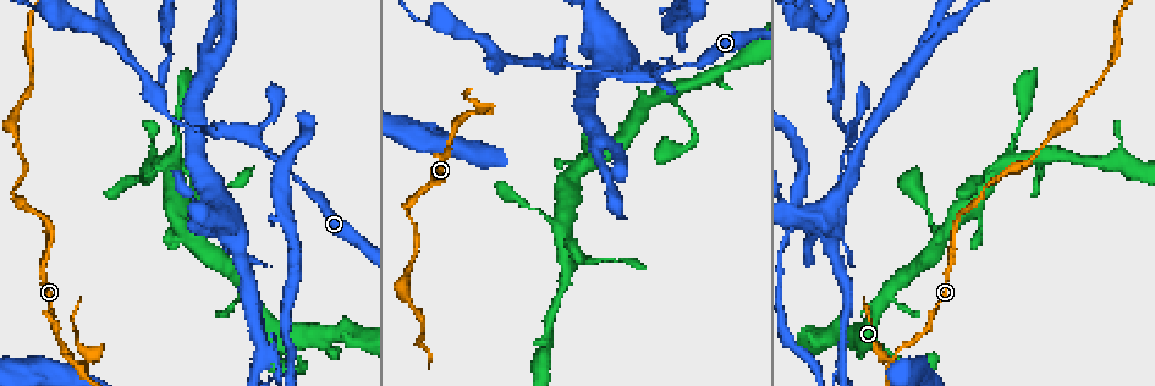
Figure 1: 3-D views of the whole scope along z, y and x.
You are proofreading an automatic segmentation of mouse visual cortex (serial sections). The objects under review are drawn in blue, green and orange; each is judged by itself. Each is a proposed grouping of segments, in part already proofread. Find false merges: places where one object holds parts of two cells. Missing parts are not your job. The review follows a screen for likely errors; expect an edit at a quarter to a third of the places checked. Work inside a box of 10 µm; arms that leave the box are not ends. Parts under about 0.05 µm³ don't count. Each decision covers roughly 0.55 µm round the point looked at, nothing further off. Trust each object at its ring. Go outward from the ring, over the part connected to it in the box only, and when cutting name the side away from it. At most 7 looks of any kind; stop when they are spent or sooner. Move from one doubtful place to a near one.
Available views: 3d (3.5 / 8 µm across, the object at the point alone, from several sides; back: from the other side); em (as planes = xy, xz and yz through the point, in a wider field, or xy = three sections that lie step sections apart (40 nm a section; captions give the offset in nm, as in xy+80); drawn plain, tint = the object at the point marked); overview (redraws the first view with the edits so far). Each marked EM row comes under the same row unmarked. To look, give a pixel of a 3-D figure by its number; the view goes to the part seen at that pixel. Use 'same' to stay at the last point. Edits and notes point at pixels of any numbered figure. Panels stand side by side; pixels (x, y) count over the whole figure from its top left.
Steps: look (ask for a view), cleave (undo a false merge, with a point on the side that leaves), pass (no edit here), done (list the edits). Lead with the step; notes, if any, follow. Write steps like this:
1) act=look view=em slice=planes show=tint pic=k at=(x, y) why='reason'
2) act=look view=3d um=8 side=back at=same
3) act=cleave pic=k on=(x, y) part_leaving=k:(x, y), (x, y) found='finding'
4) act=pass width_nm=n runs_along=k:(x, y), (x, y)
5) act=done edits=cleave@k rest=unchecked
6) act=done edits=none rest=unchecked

act=look view=3d um=3.5 side=back pic=1 at=(89, 362) why='narrows sharply'

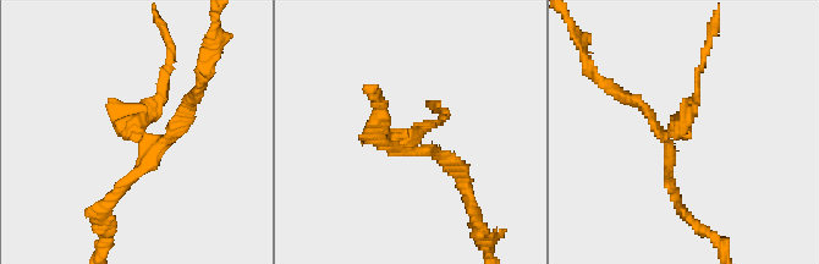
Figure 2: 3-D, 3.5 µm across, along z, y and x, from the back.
act=look view=em slice=xy step=3 show=tint pic=2 at=(665, 135) why='shape alone is not enough'

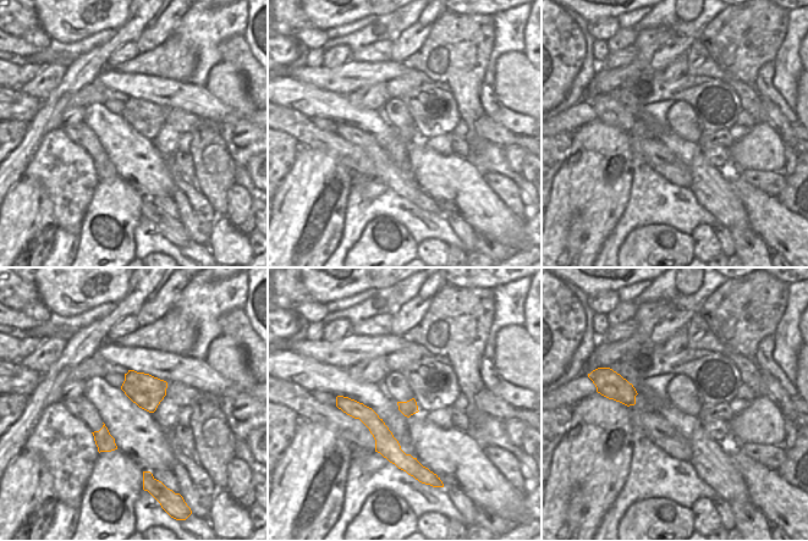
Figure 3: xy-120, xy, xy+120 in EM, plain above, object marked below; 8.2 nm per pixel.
act=look view=em slice=xy step=5 show=tint at=same why='cut it another way'

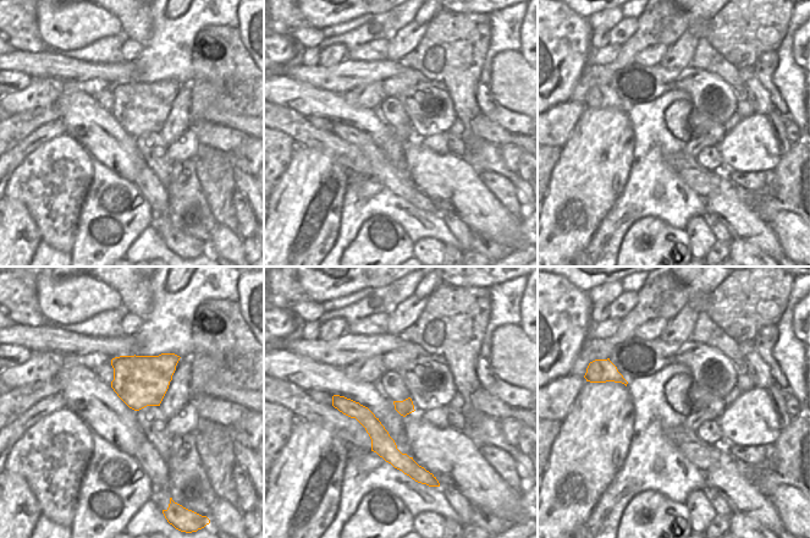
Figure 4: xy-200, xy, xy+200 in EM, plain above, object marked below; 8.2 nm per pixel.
act=cleave pic=2 on=(686, 115) part_leaving=2:(668, 136), (696, 102), (708, 38) found='a second cell is stuck on'

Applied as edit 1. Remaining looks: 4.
act=look view=3d um=3.5 pic=1 at=(648, 77) why='three-way junction'

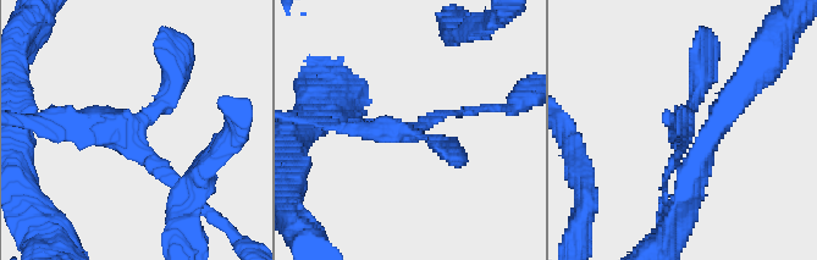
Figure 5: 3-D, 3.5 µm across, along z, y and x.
act=look view=em slice=xy step=2 show=tint pic=5 at=(683, 143) arms=3 arm_widths_nm=100,150,250

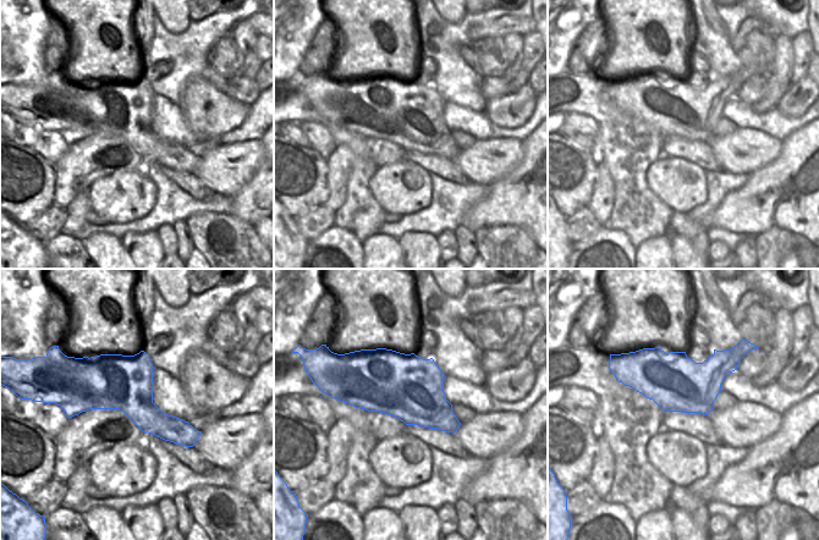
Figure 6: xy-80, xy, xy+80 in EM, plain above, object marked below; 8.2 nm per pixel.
act=look view=em slice=xy step=3 show=tint at=same

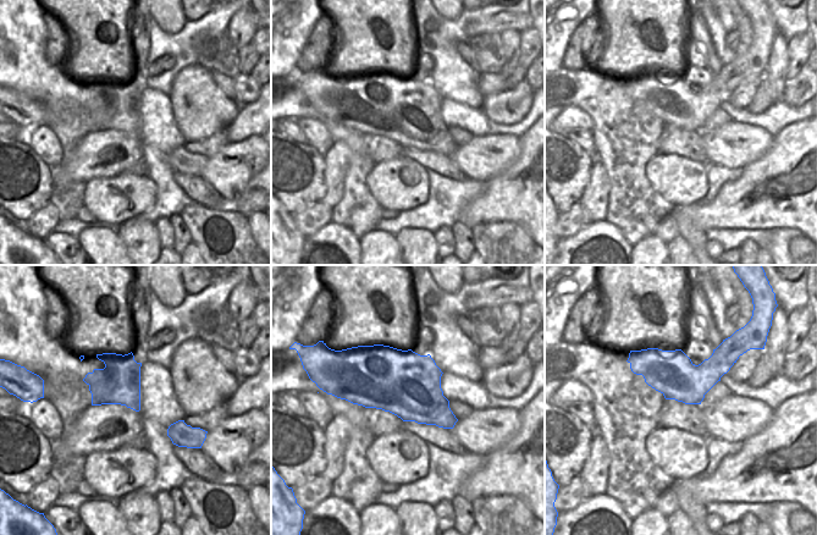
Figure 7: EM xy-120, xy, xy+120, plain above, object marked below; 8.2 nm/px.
act=pass runs_along=5:(193, 200), (115, 130), (59, 130) found='one cell here'

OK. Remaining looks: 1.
act=done edits=cleave@2 rest=unchecked

